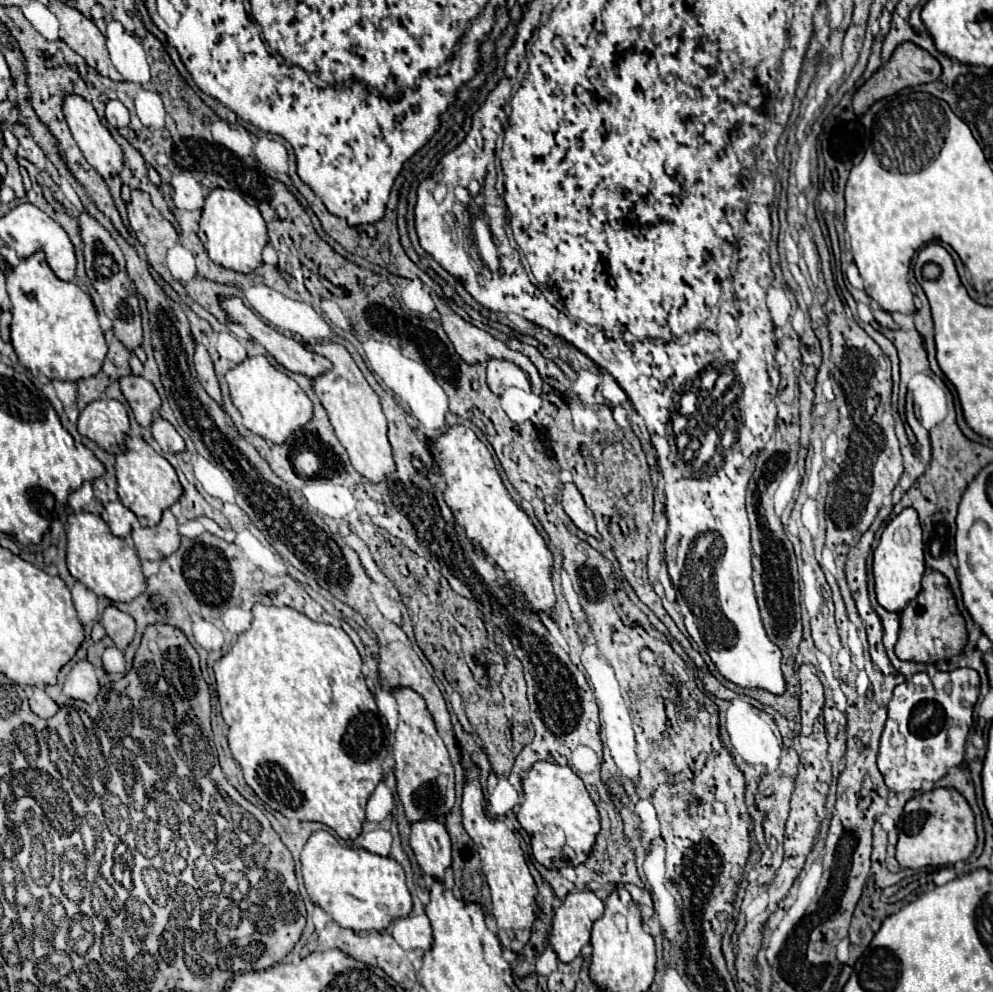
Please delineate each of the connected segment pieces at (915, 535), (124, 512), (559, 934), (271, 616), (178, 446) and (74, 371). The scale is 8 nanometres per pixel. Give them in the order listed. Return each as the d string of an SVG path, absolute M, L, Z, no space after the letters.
M905 508L895 516L881 534L881 542L873 552L873 578L877 602L889 612L901 612L903 606L913 600L921 590L921 576L925 572L921 524L913 508Z
M121 502L107 504L107 524L111 528L111 534L117 538L127 538L131 534L133 524L137 522L137 516L125 508Z
M591 890L567 894L563 904L555 910L549 932L549 944L561 962L573 962L581 948L589 944L591 926L603 916L603 908L603 902Z
M263 604L253 606L251 628L247 632L243 632L237 638L237 642L233 644L231 652L225 654L221 660L217 660L213 666L215 680L217 680L217 696L219 696L219 704L221 704L221 716L223 716L225 724L229 726L229 734L227 734L229 748L231 748L233 758L241 764L245 782L253 788L253 792L269 808L281 812L285 818L299 820L299 822L321 822L321 824L333 828L337 832L337 836L343 840L355 840L361 834L361 824L365 822L365 804L367 804L371 792L375 790L375 786L383 778L383 762L385 762L385 758L389 754L389 746L391 746L391 732L387 728L387 720L381 716L377 702L367 688L361 668L363 668L361 656L359 656L355 644L351 642L351 638L341 628L335 628L331 624L313 622L305 614L301 614L293 608L287 608L287 606L277 608L277 606L263 606Z
M155 418L151 428L153 428L153 438L157 440L157 444L161 446L165 454L179 454L185 450L183 438L177 434L177 430L167 420Z
M35 252L11 268L7 276L7 294L13 304L11 344L21 366L33 375L67 382L95 376L101 370L107 344L99 328L93 300L77 284L59 280L45 262L43 252Z

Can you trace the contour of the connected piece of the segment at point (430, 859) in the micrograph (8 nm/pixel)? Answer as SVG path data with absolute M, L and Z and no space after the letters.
M435 820L411 824L411 848L421 872L443 882L445 870L451 866L451 842L445 826Z

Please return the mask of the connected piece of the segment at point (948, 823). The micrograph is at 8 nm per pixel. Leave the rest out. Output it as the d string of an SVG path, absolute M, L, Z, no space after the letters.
M935 788L925 794L911 798L897 822L899 842L897 842L897 862L901 868L919 870L923 866L949 866L963 862L971 856L977 834L975 820L967 800L953 788Z

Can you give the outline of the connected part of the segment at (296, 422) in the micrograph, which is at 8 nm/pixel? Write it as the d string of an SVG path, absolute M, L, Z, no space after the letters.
M265 356L245 358L225 374L225 380L231 392L231 400L243 416L243 426L263 436L265 440L283 444L289 434L307 424L313 416L313 406L307 394L293 378L271 366Z

